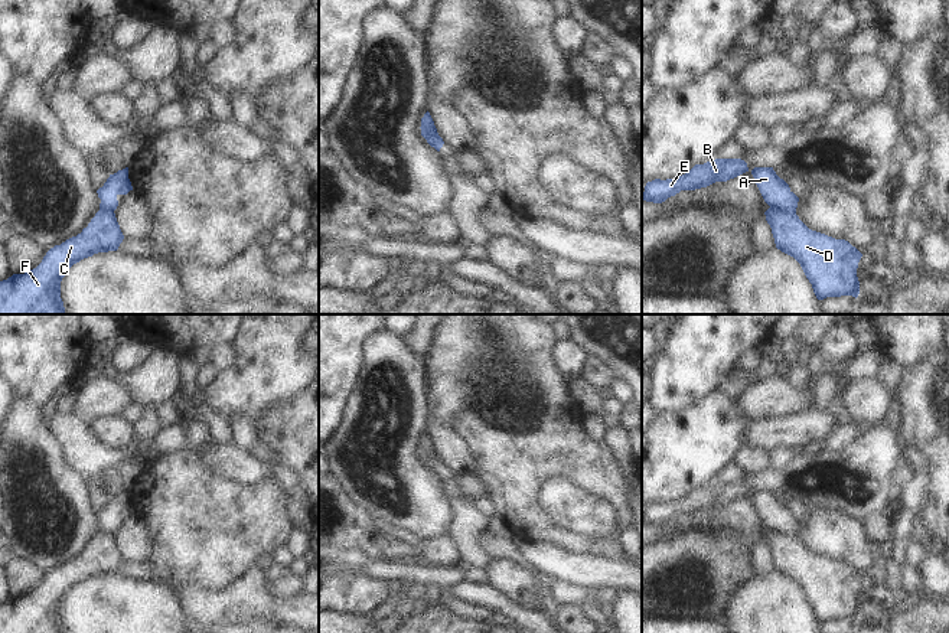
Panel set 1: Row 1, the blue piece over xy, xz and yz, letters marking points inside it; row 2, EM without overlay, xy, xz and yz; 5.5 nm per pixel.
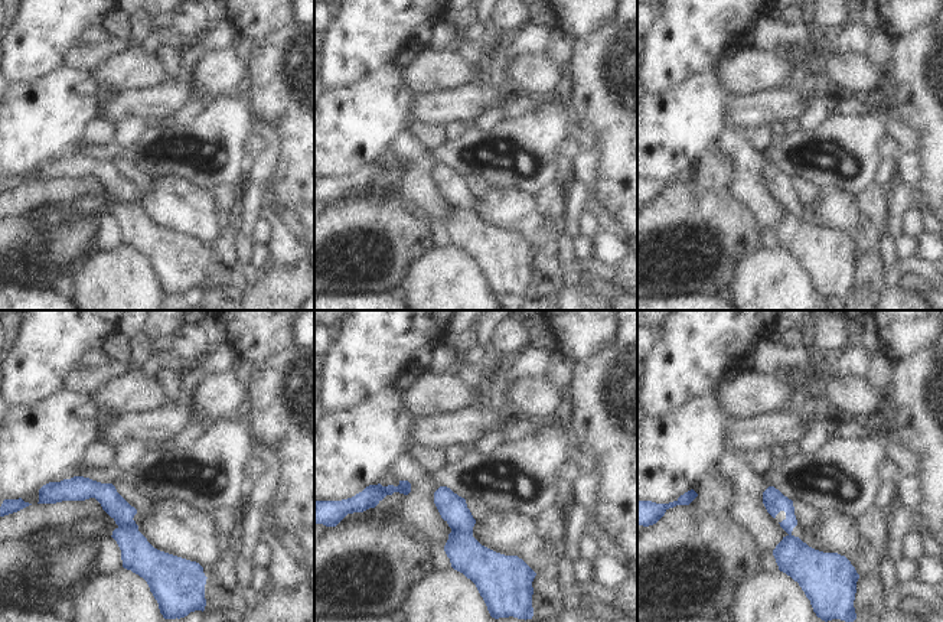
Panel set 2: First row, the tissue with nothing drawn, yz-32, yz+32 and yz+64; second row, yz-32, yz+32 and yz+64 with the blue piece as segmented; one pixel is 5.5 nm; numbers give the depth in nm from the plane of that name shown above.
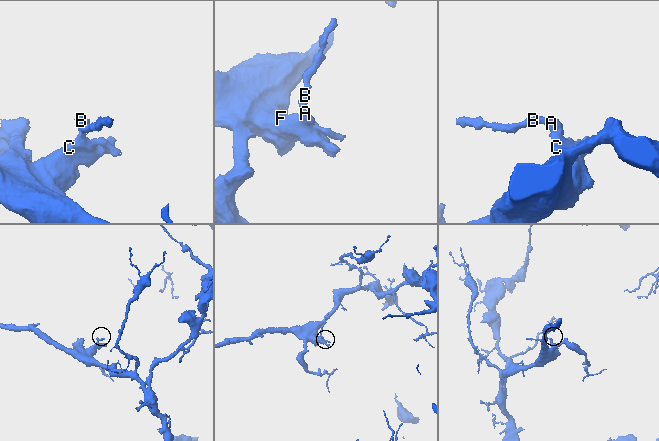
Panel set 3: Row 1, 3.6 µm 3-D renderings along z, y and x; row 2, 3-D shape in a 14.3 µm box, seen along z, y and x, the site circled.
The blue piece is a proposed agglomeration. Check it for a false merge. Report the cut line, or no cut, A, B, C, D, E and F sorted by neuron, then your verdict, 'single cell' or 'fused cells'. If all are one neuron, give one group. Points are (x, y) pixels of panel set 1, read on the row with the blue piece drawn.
cut in yz along (770, 206), (795, 214); A B E / C D F; fused cells

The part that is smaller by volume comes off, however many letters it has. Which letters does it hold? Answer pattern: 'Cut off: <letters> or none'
Cut off: A, B, E

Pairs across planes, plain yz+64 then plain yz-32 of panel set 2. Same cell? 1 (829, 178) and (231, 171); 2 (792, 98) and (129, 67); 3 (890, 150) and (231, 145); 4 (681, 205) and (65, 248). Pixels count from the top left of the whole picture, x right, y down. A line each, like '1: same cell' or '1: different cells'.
1: same cell
2: different cells
3: different cells
4: same cell

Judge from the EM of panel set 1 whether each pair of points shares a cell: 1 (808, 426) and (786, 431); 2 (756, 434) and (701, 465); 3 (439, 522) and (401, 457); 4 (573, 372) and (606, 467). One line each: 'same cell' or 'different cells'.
1: same cell
2: different cells
3: same cell
4: different cells

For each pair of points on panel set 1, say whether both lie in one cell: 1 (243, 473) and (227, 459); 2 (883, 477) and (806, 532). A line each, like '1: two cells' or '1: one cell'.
1: one cell
2: two cells

